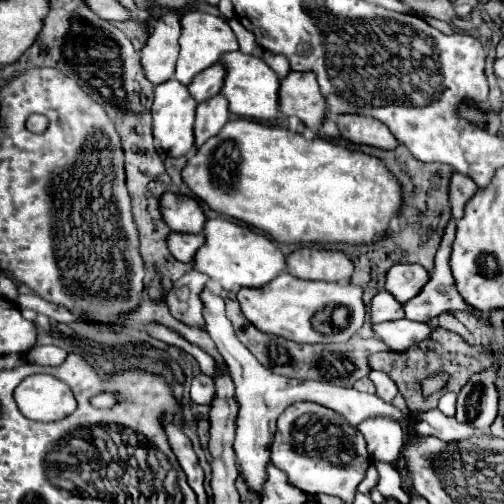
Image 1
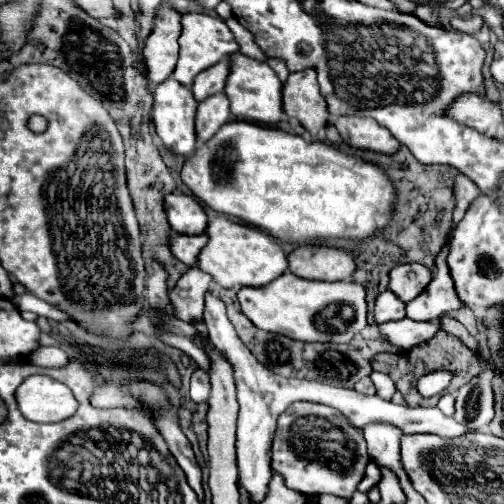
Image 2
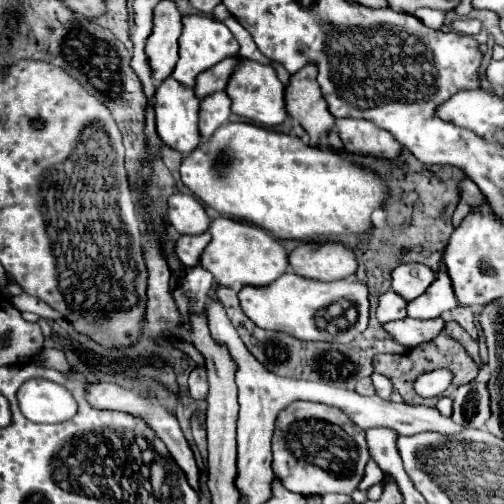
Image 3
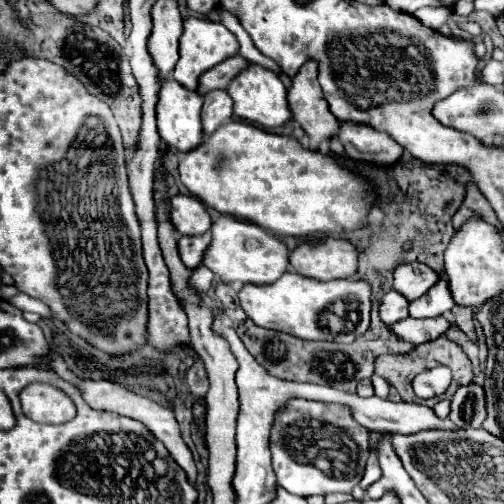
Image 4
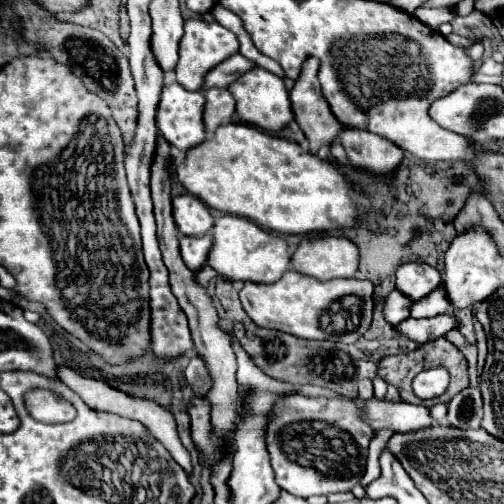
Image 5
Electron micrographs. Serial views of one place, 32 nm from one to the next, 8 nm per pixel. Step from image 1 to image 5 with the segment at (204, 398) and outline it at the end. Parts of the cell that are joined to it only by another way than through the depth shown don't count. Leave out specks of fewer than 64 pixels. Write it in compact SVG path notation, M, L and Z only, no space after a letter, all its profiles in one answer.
M198 354L192 356L190 364L186 366L186 380L192 386L194 394L198 394L198 396L206 396L208 390L212 388L212 378L206 368L206 362Z

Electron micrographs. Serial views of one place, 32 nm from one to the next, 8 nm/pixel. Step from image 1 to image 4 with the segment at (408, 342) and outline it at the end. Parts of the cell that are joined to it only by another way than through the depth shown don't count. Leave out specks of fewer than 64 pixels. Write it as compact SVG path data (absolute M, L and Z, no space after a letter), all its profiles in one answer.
M436 316L436 318L426 318L426 320L416 320L416 318L404 318L396 324L392 324L392 332L402 338L408 340L412 344L424 344L428 340L436 340L438 336L442 336L448 328L452 326L452 322L444 316Z

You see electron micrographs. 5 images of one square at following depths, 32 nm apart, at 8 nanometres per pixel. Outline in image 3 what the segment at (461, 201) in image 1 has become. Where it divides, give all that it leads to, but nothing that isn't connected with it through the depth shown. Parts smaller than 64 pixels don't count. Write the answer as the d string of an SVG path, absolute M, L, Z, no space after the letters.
M462 180L460 188L462 188L462 196L460 196L458 208L456 208L454 218L452 218L452 222L454 222L456 228L460 226L460 222L464 220L464 216L468 212L472 212L472 208L480 208L480 204L484 204L484 196L482 196L480 188L472 180Z

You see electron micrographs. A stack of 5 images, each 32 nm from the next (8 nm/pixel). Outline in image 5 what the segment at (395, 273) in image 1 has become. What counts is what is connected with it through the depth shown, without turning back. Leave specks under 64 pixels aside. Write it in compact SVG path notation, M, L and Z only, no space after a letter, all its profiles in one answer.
M412 262L412 264L402 264L396 270L396 288L406 296L410 296L412 300L428 296L440 284L442 284L442 274L428 264Z

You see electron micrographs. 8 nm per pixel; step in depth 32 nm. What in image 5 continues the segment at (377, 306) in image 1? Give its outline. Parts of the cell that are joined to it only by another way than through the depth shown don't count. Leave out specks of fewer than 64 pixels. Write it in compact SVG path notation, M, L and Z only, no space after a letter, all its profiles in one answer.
M394 290L388 298L386 298L386 304L384 304L384 316L390 324L400 324L404 322L408 316L410 316L410 306L412 306L412 300L408 296L404 296L400 290Z

